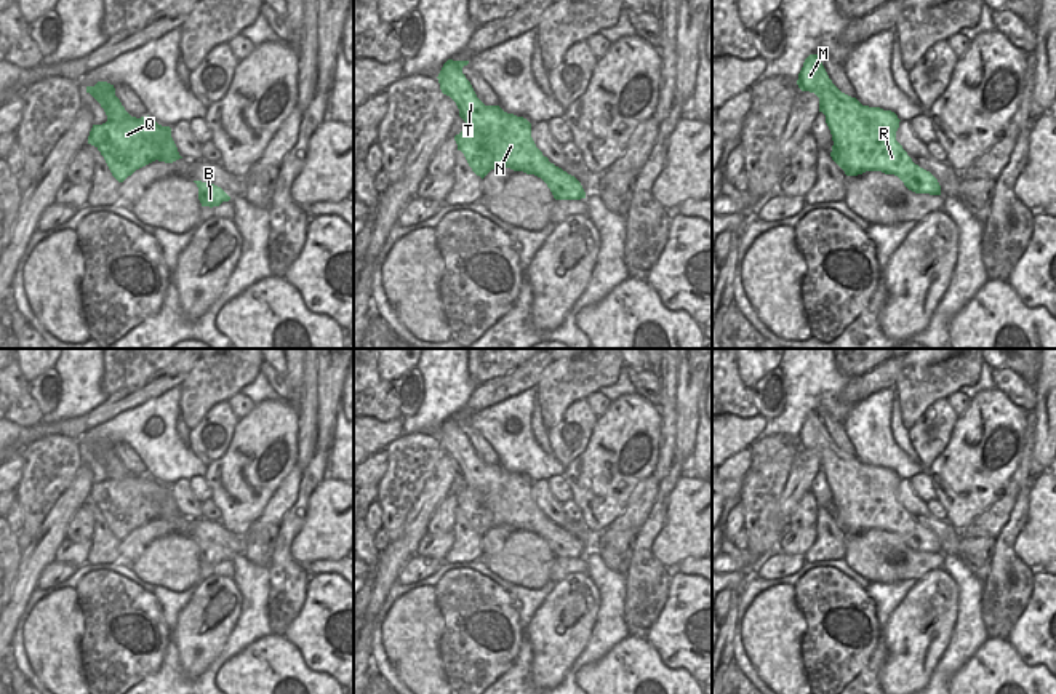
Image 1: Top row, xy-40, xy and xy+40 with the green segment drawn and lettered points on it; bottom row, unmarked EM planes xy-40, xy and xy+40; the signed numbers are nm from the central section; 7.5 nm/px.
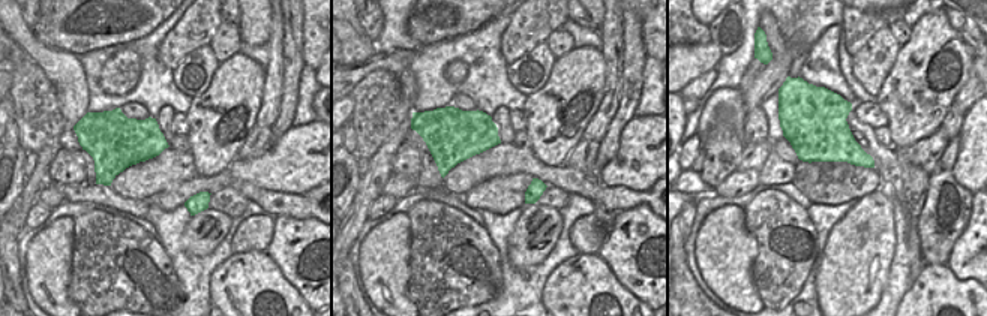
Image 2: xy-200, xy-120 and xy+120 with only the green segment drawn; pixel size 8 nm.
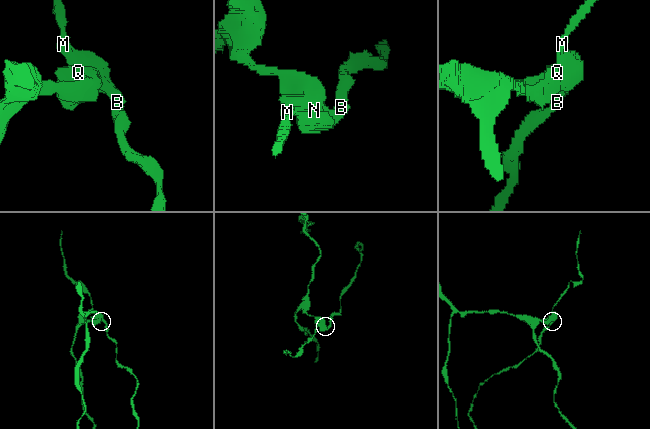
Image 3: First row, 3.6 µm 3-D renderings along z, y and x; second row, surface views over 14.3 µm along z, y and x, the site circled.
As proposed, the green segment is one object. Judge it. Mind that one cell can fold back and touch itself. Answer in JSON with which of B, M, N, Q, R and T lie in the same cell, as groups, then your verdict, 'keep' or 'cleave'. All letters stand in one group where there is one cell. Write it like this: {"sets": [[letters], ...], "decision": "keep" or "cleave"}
{"sets": [["B", "M", "N", "R", "T"], ["Q"]], "decision": "cleave"}

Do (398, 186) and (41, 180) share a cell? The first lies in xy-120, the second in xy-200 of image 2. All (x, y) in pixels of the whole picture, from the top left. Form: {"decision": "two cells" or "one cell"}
{"decision": "two cells"}

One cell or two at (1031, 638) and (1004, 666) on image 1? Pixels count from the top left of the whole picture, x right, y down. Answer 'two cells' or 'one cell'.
two cells

